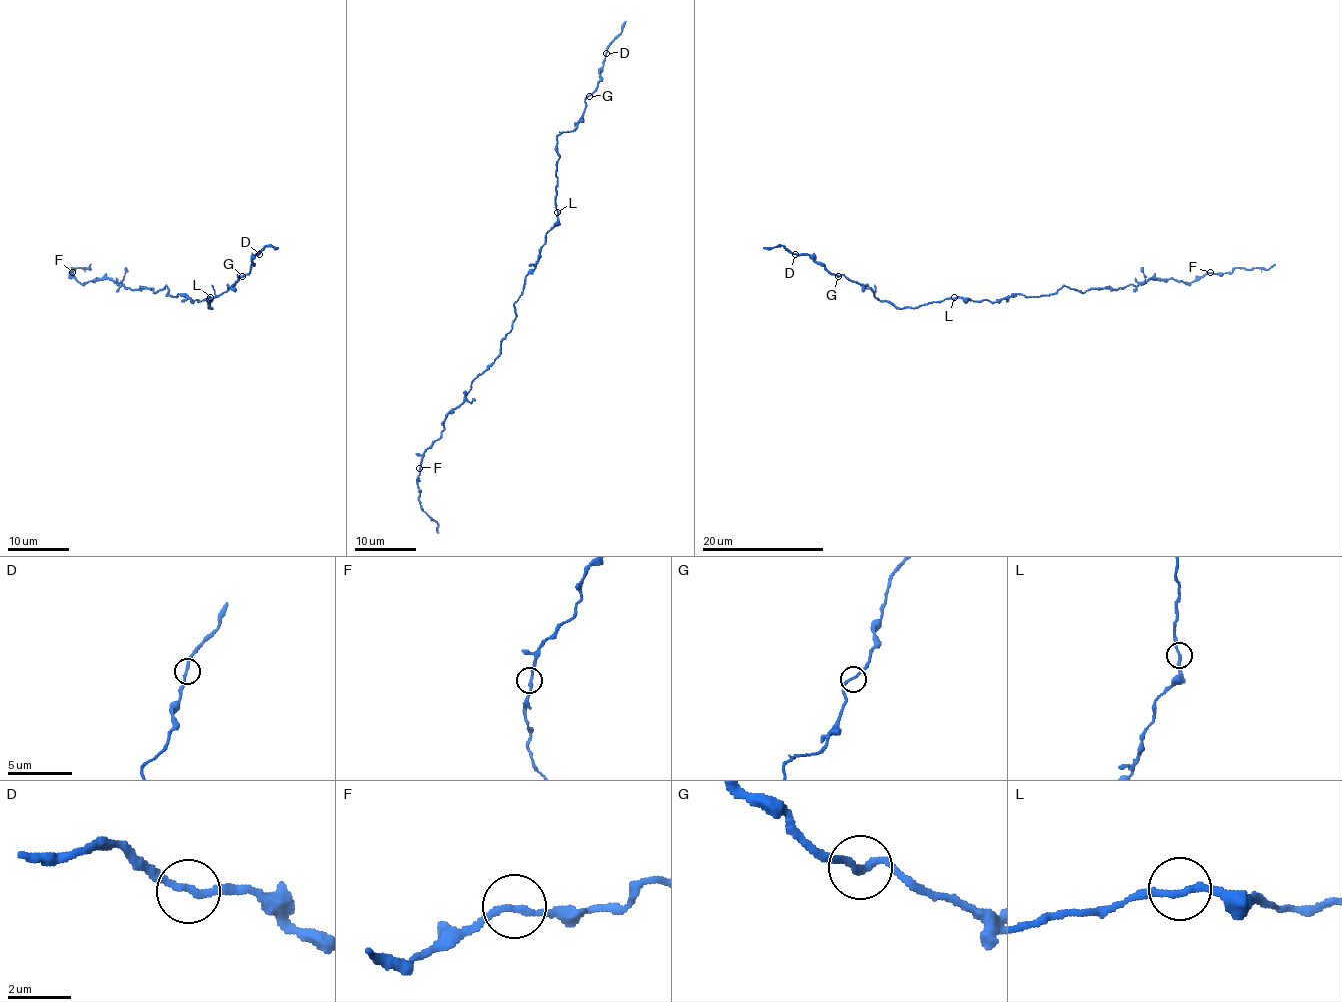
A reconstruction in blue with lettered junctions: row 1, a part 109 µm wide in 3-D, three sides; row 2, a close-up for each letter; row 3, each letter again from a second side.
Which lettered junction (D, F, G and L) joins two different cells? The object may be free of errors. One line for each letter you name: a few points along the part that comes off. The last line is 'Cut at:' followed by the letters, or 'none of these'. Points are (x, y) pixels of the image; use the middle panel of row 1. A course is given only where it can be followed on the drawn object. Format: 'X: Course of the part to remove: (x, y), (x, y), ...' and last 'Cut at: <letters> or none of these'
F: Course of the part to remove: (420, 467), (420, 504), (438, 524), (436, 533)
Cut at: F

